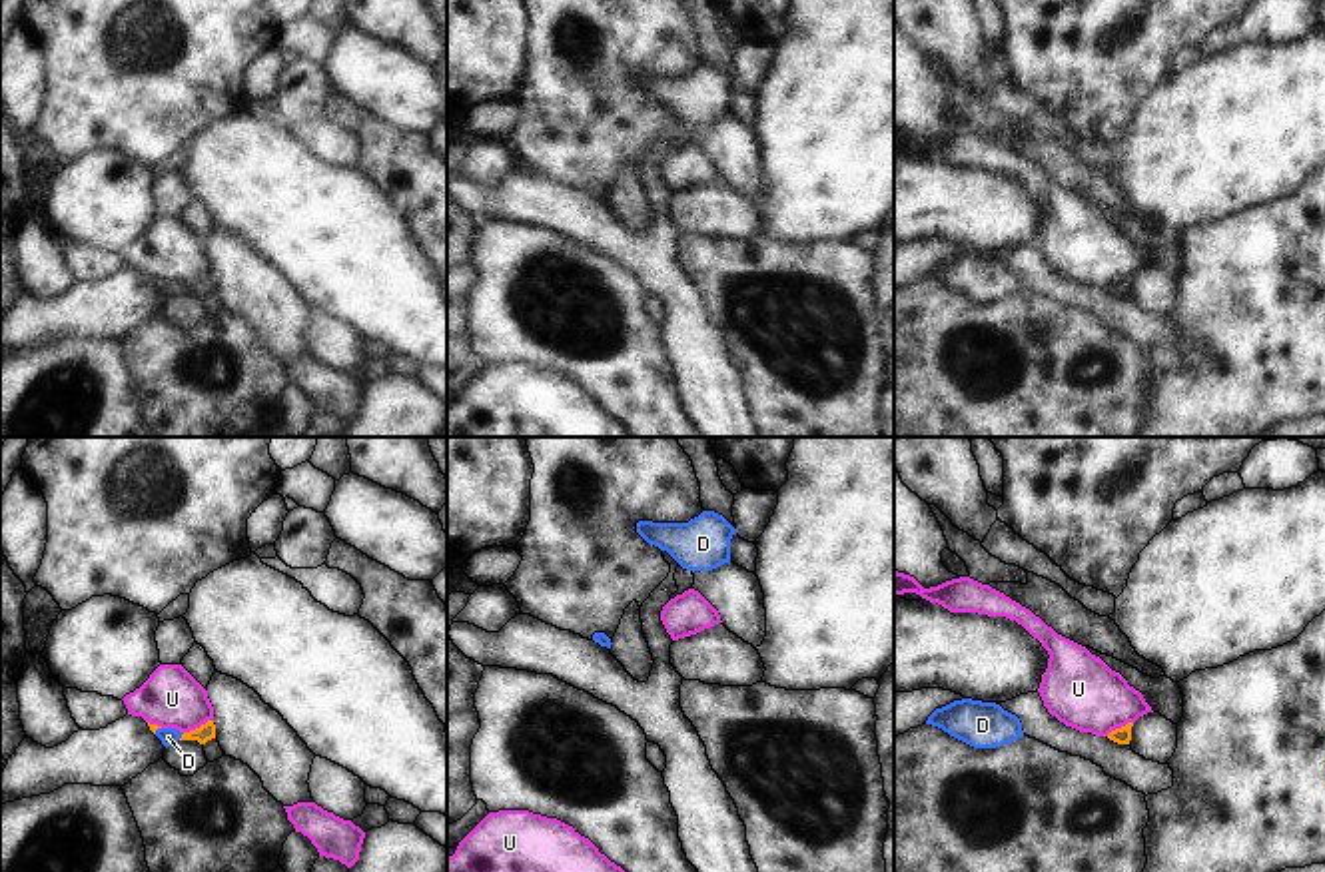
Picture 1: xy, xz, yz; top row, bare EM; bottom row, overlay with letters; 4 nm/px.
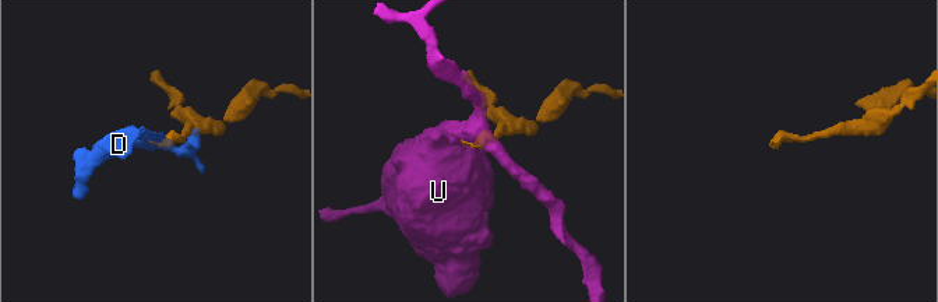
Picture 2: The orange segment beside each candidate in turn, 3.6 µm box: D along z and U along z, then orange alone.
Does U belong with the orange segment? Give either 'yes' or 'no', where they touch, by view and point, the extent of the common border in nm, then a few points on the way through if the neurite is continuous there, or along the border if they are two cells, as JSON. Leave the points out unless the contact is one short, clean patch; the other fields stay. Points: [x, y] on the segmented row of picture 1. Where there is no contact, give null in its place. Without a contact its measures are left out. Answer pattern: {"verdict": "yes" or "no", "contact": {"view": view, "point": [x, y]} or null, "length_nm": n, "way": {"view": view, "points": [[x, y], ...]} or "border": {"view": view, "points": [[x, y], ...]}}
{"verdict": "no", "contact": {"view": "xy", "point": [200, 727]}, "length_nm": 130, "border": {"view": "xy", "points": [[212, 719], [184, 733]]}}

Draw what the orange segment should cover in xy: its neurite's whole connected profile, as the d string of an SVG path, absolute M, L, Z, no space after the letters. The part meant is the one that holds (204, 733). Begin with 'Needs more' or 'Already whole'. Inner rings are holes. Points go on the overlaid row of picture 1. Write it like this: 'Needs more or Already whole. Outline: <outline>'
Needs more. Outline: M208 720L196 730L180 732L176 728L162 728L158 724L150 724L150 730L162 740L162 744L168 748L178 740L198 740L200 744L206 744L208 740L216 738L216 724L214 720Z

